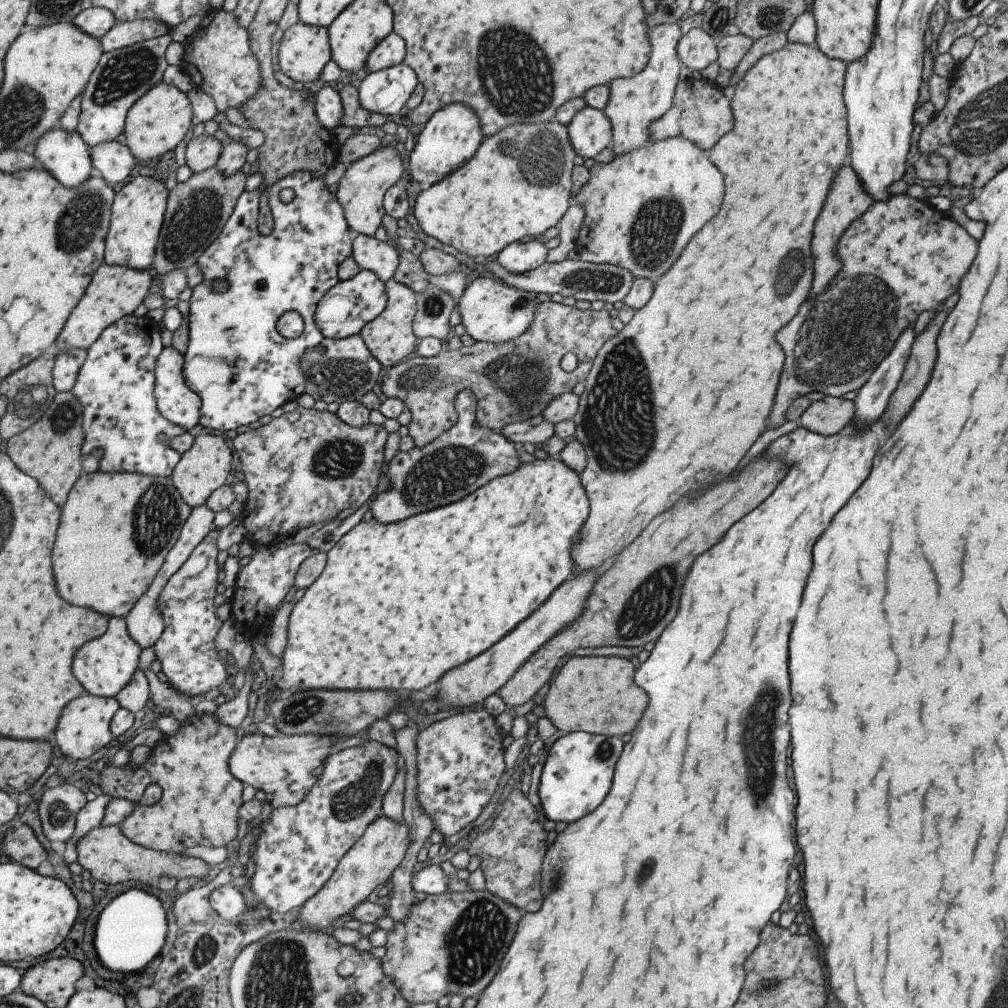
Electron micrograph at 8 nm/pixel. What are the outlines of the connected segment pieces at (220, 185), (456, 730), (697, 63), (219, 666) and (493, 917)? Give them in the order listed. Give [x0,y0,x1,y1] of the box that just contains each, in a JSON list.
[[152,164,245,275],[416,709,503,839],[676,28,717,71],[152,527,226,700],[380,890,523,1003]]

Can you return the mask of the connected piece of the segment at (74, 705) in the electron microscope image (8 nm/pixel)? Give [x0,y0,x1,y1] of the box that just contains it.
[53,692,119,763]

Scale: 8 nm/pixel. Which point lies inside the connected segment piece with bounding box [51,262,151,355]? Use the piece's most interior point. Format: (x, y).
(114, 291)

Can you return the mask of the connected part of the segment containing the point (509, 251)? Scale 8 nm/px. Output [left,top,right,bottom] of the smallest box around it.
[496,239,546,274]

